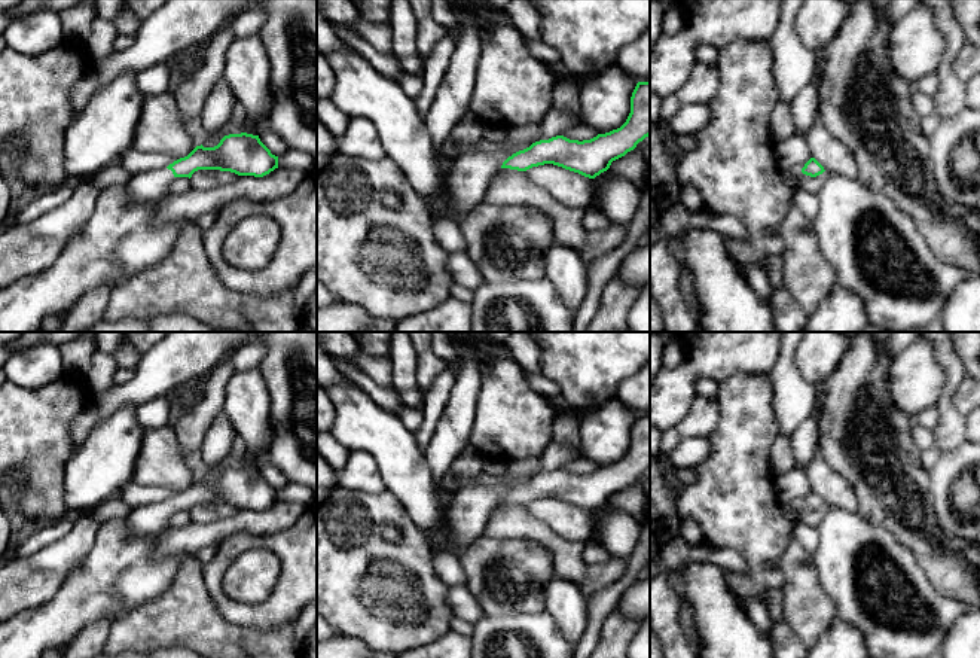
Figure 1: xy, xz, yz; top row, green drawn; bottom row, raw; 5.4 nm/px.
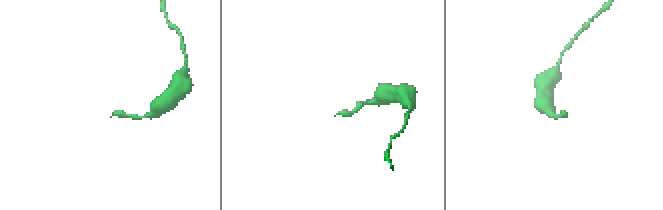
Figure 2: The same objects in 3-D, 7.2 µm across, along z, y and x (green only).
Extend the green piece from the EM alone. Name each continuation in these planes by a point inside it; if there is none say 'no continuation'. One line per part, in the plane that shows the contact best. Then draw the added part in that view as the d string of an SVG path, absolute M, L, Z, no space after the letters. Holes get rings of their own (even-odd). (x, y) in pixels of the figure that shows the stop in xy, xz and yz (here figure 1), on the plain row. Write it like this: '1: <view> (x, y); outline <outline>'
1: xy (147, 520); outline M164 500L131 511L126 517L126 524L131 531L150 536L167 528L174 512L173 505Z

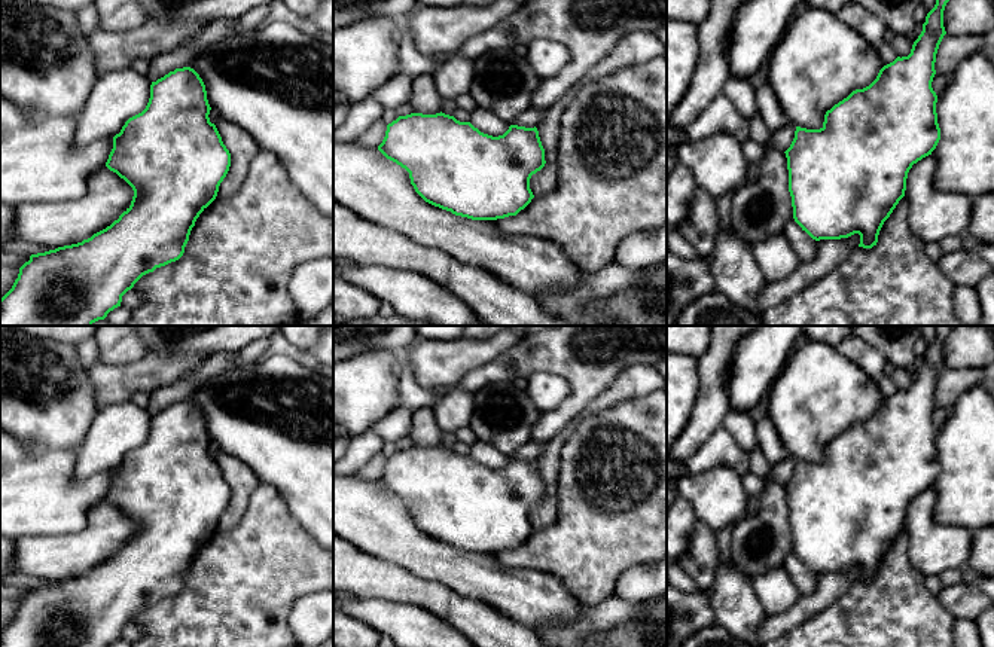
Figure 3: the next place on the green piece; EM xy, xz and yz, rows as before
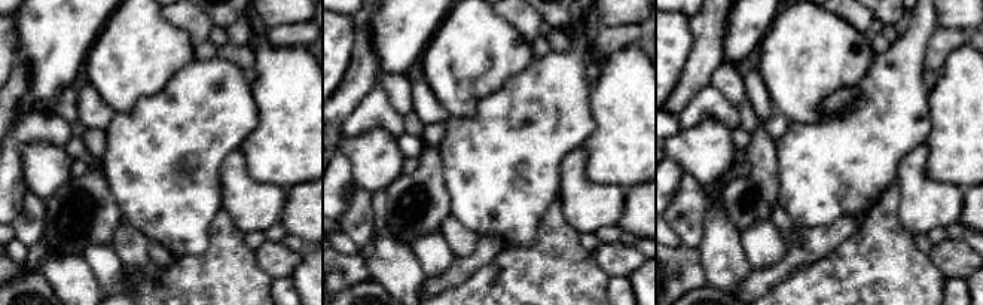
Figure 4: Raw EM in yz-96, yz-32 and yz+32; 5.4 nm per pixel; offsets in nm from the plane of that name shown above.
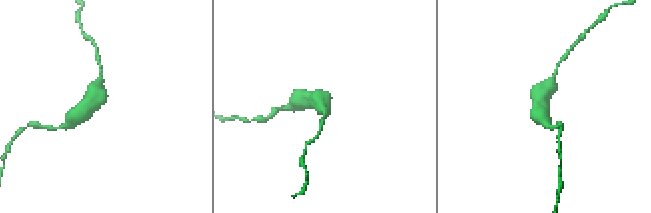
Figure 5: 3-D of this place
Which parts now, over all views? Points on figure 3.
no continuation

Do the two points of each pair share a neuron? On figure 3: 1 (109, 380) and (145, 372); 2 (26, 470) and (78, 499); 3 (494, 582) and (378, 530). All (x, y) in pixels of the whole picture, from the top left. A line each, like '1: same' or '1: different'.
1: same
2: same
3: same

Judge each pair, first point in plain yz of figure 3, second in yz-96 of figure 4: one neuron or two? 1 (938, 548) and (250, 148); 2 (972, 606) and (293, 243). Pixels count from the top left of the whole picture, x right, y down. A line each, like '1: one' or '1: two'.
1: two
2: two

